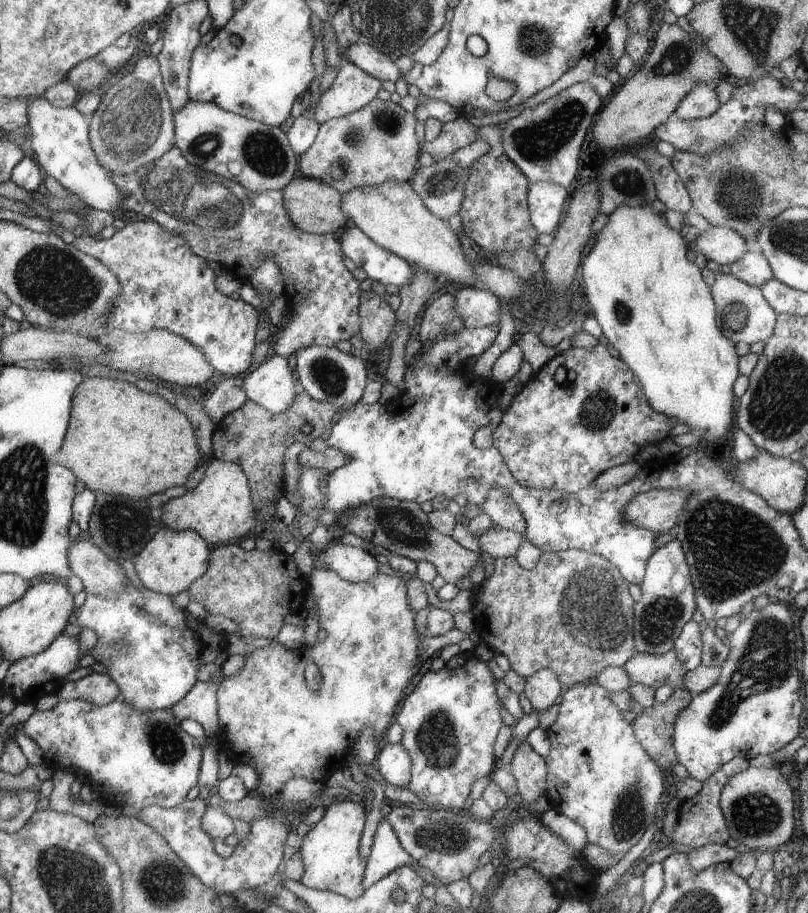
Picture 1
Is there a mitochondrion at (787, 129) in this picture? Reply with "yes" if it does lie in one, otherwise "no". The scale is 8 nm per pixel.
no

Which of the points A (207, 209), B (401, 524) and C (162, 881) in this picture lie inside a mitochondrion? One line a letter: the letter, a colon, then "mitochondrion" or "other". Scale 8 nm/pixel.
A: mitochondrion
B: mitochondrion
C: mitochondrion

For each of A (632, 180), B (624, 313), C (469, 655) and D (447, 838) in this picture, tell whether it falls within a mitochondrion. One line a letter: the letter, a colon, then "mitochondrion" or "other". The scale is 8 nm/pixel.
A: mitochondrion
B: mitochondrion
C: other
D: mitochondrion

